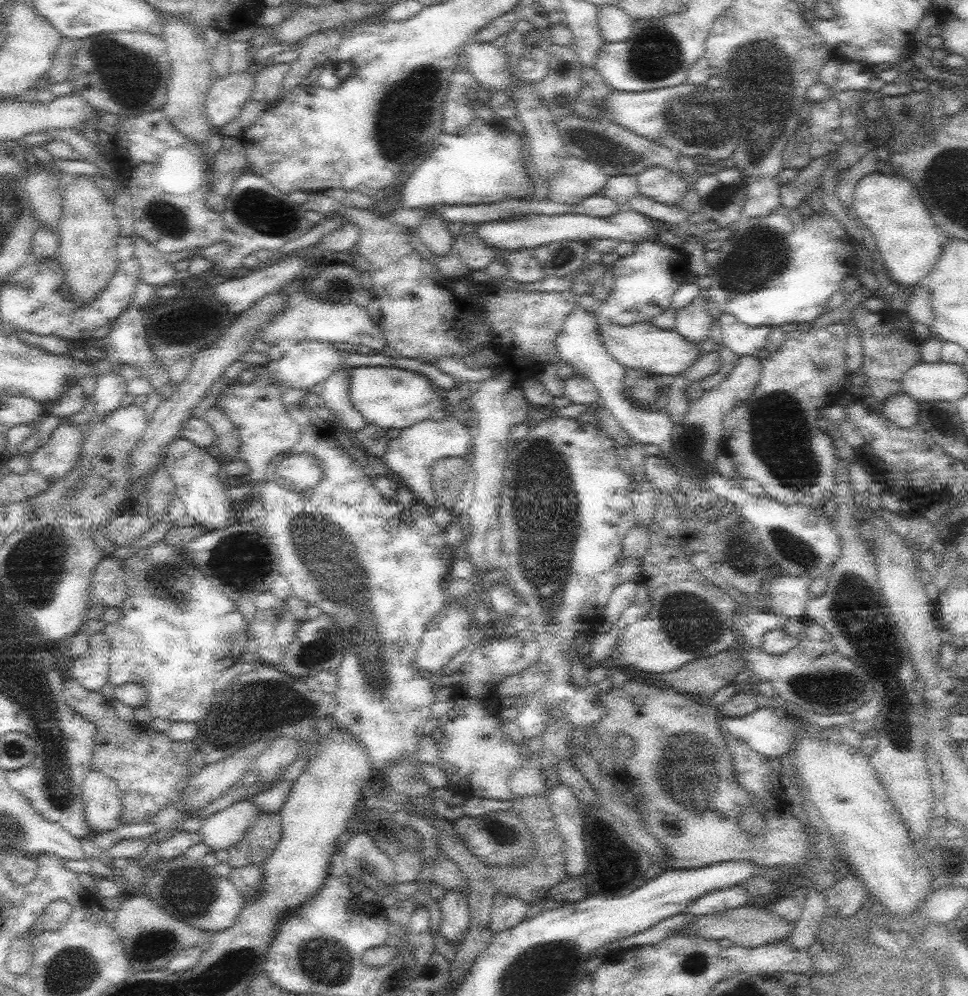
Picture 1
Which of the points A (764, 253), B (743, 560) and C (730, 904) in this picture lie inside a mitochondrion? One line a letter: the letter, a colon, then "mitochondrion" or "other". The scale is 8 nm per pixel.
A: mitochondrion
B: mitochondrion
C: other

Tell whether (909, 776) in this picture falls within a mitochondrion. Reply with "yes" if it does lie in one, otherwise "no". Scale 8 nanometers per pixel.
no

